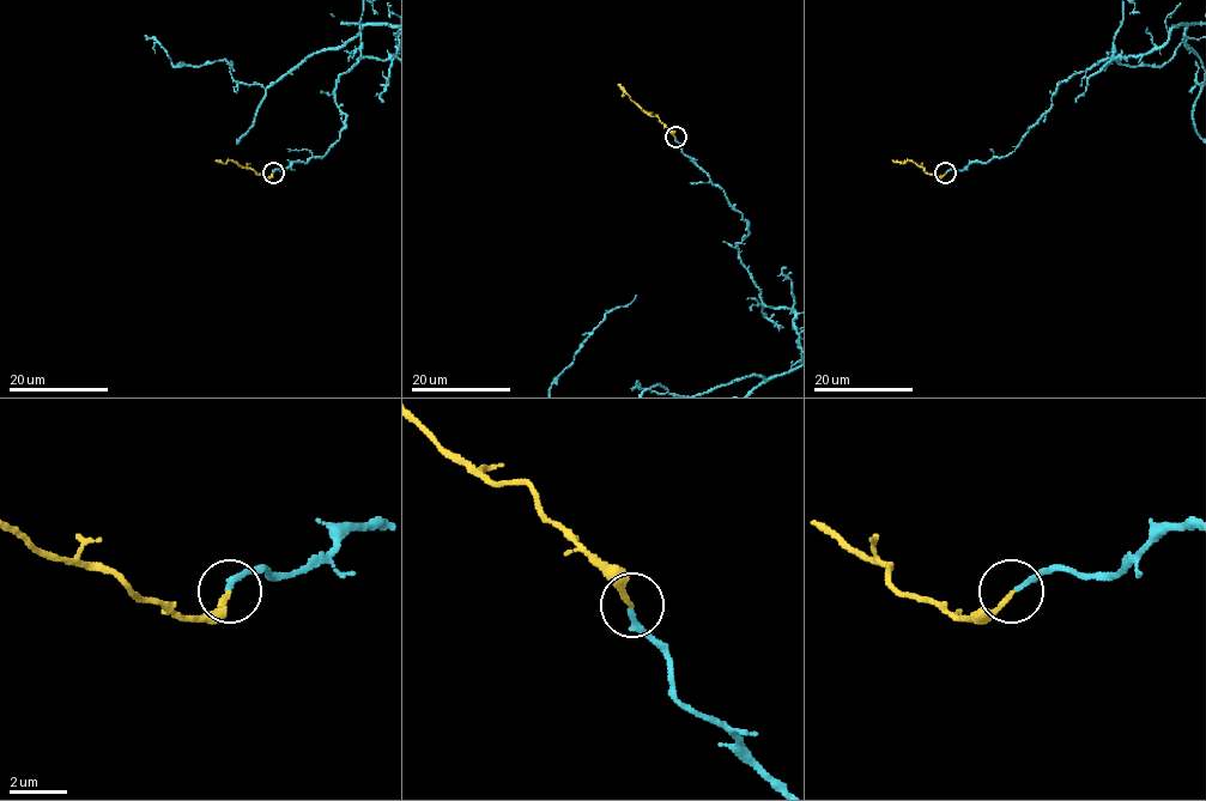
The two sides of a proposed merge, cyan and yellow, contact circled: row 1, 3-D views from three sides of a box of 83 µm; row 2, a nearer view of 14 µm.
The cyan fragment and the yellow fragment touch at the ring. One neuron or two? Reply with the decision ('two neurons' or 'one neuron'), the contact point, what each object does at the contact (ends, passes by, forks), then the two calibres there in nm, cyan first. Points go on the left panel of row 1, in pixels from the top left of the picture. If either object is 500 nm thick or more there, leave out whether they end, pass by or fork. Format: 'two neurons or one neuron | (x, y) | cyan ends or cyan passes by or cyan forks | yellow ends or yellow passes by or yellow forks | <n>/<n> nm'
one neuron | (273, 173) | cyan ends | yellow ends | 200/160 nm

